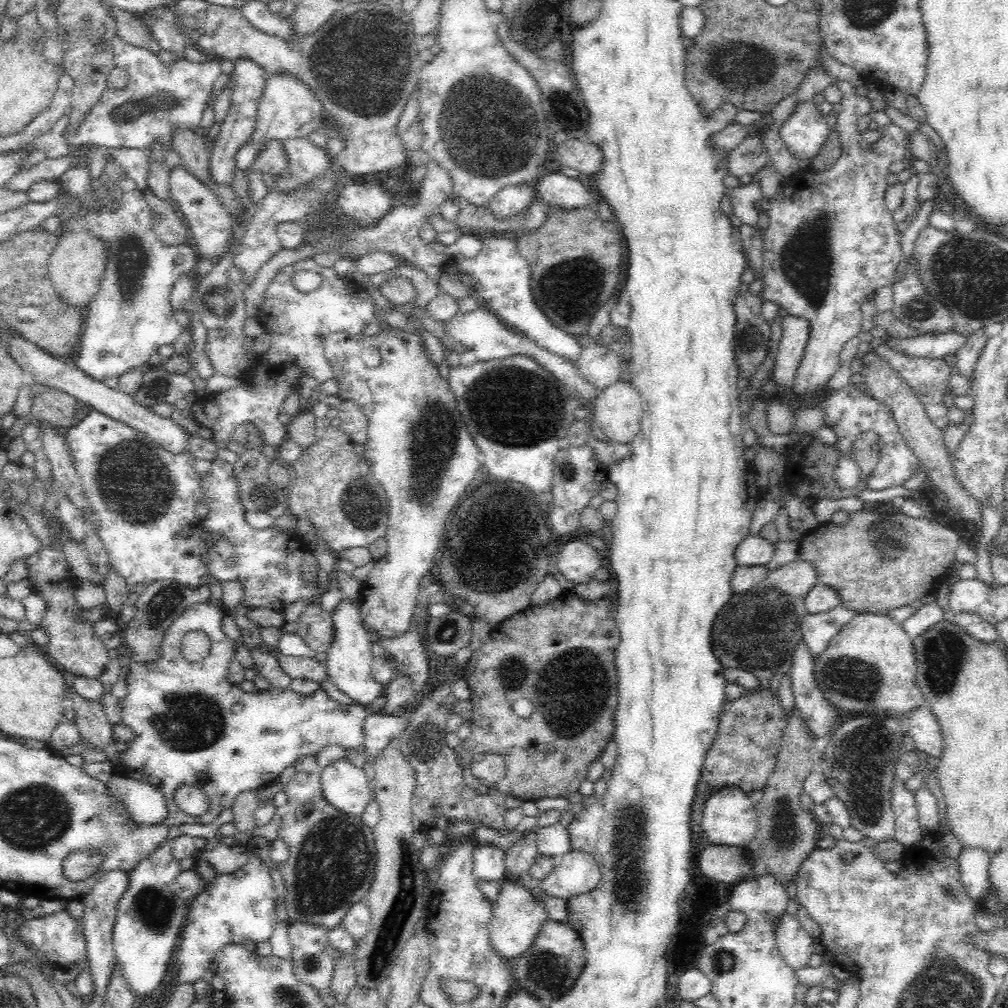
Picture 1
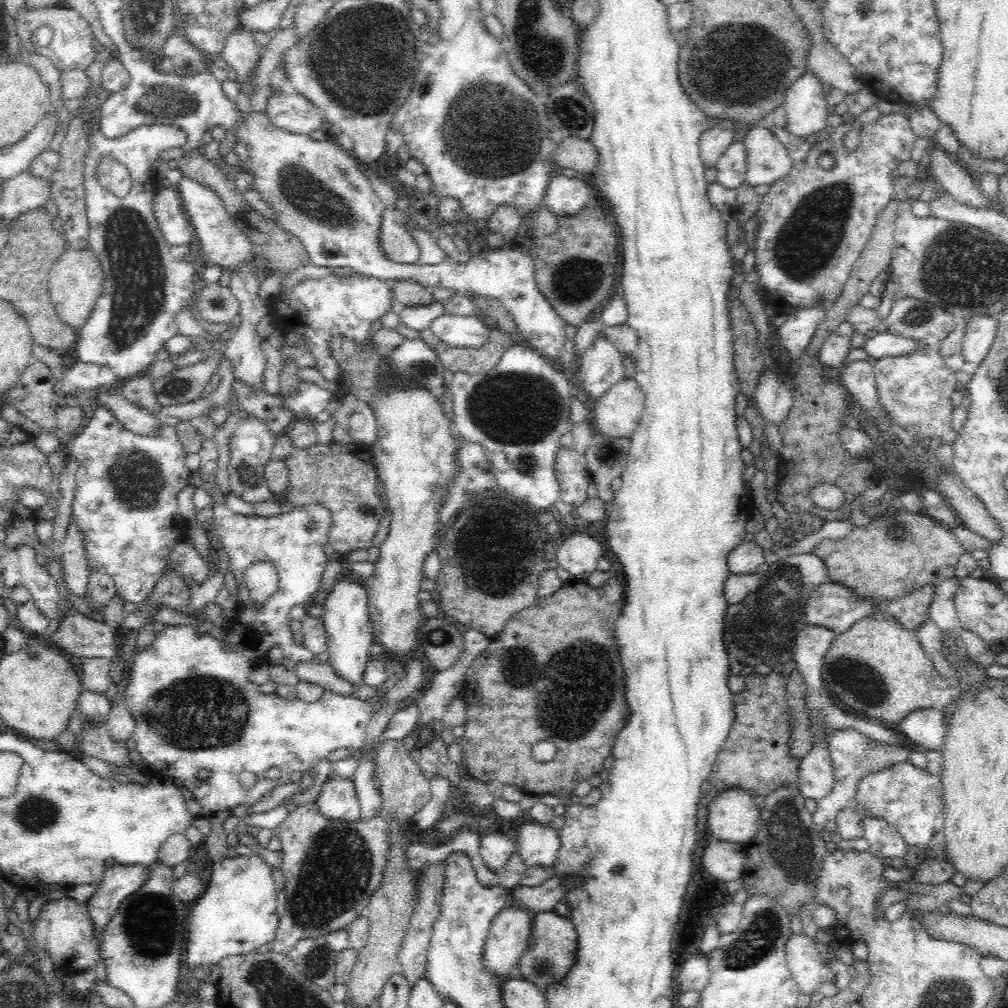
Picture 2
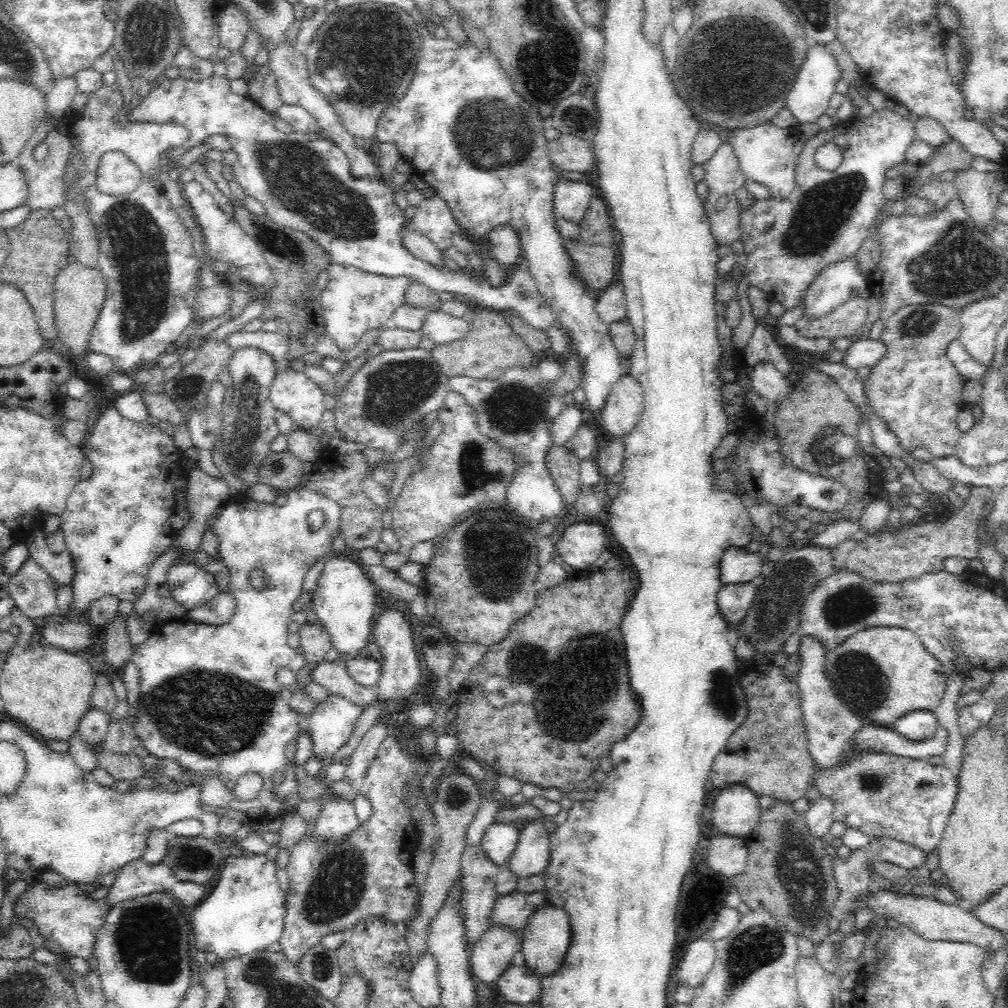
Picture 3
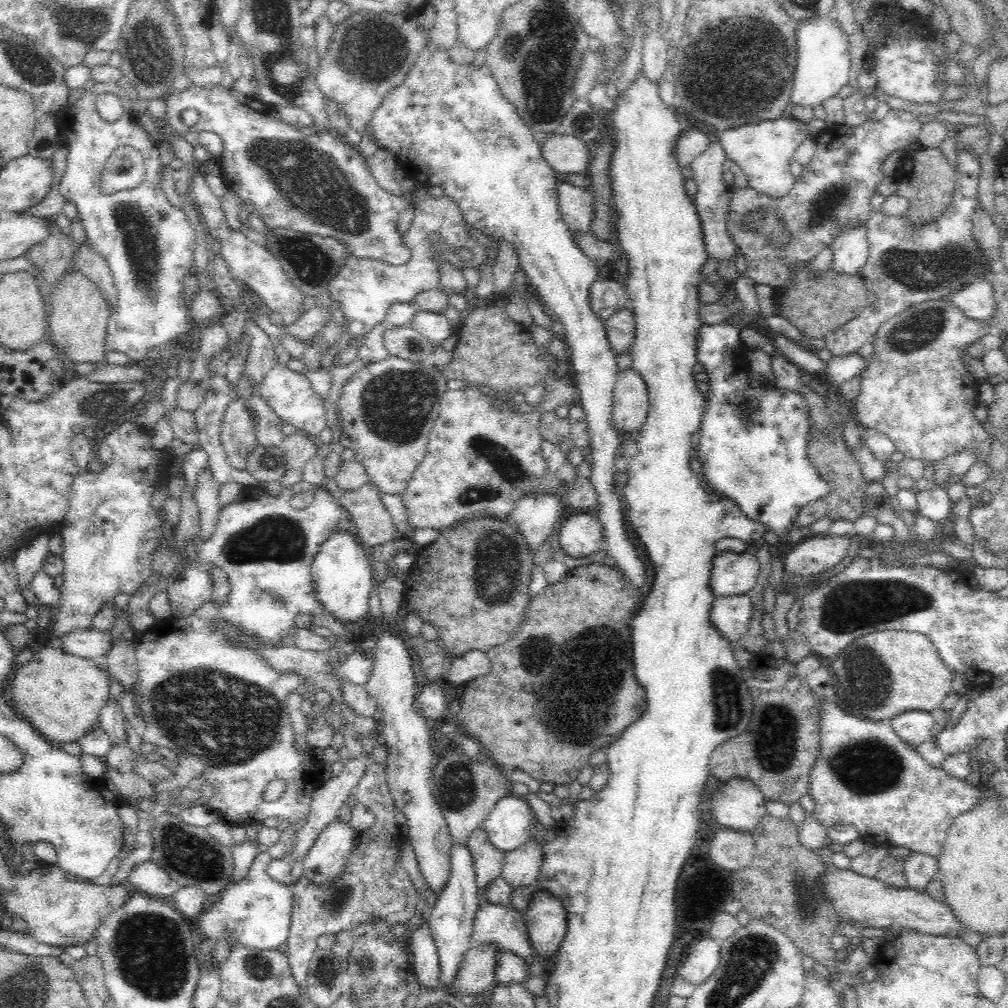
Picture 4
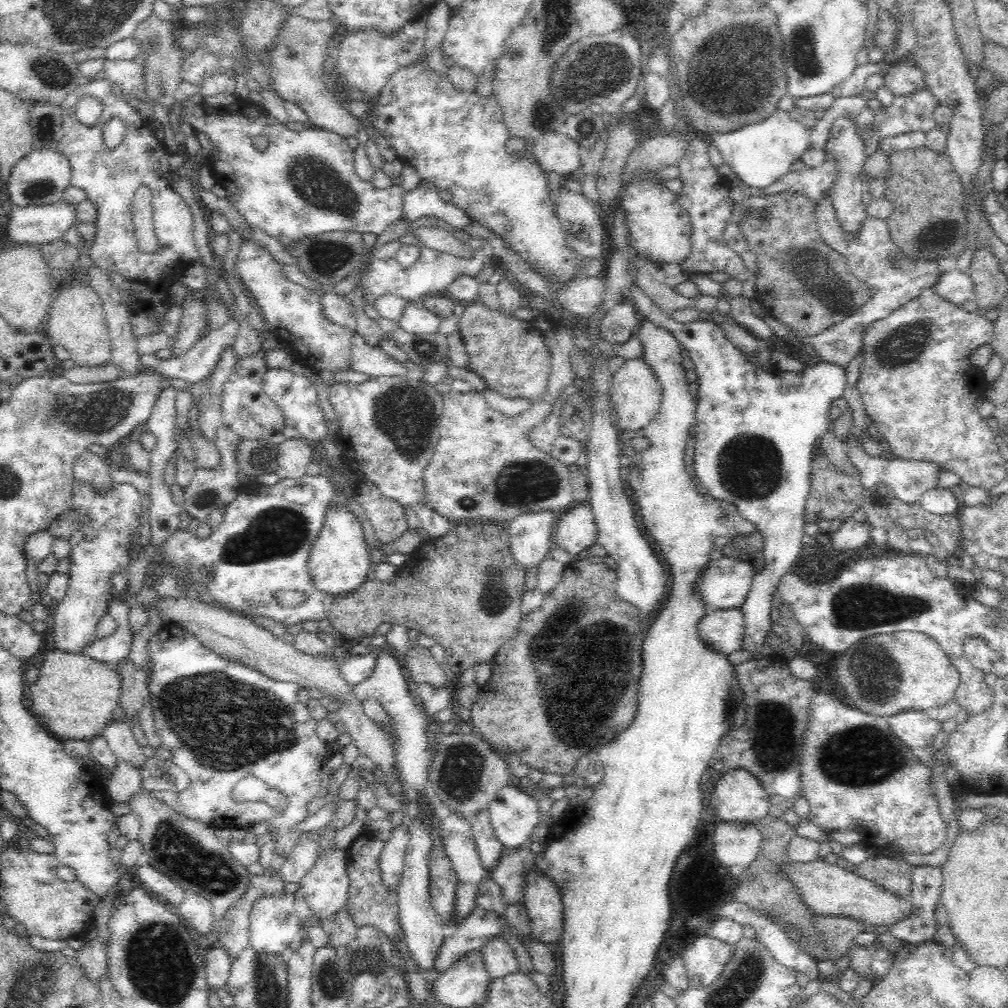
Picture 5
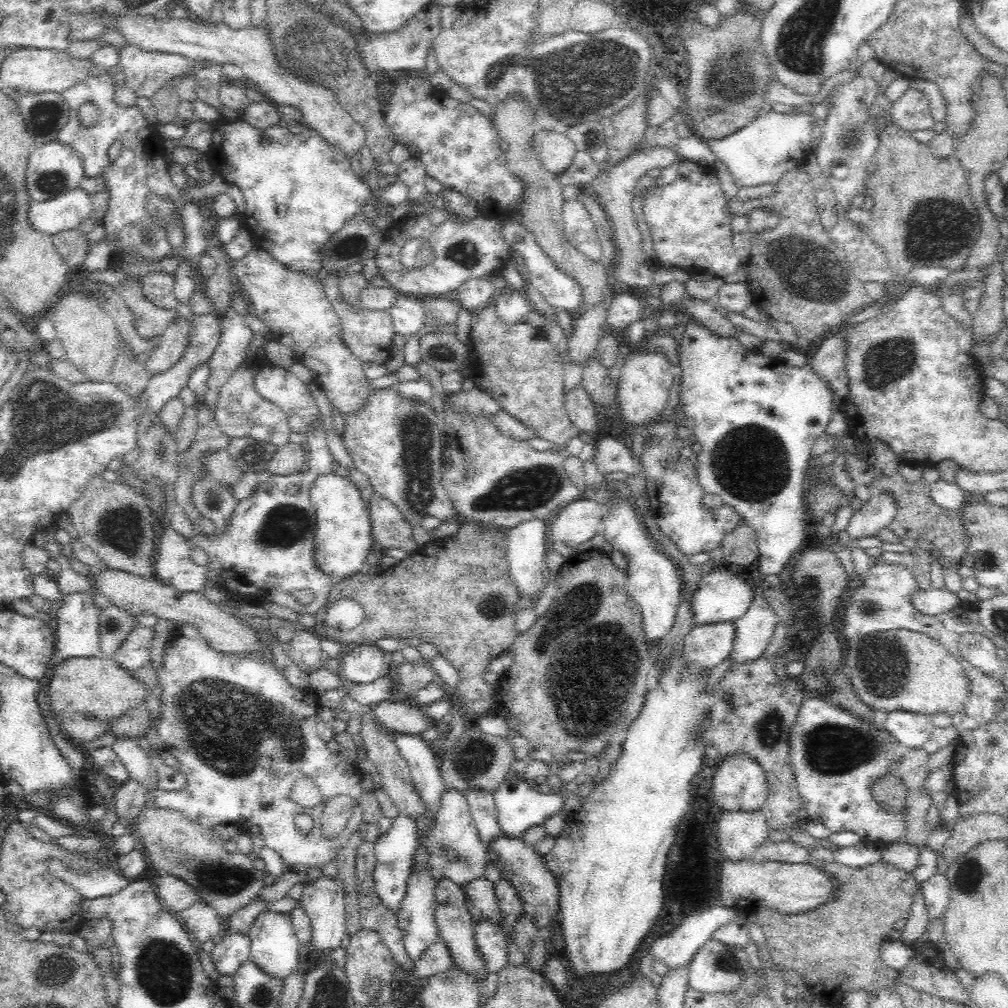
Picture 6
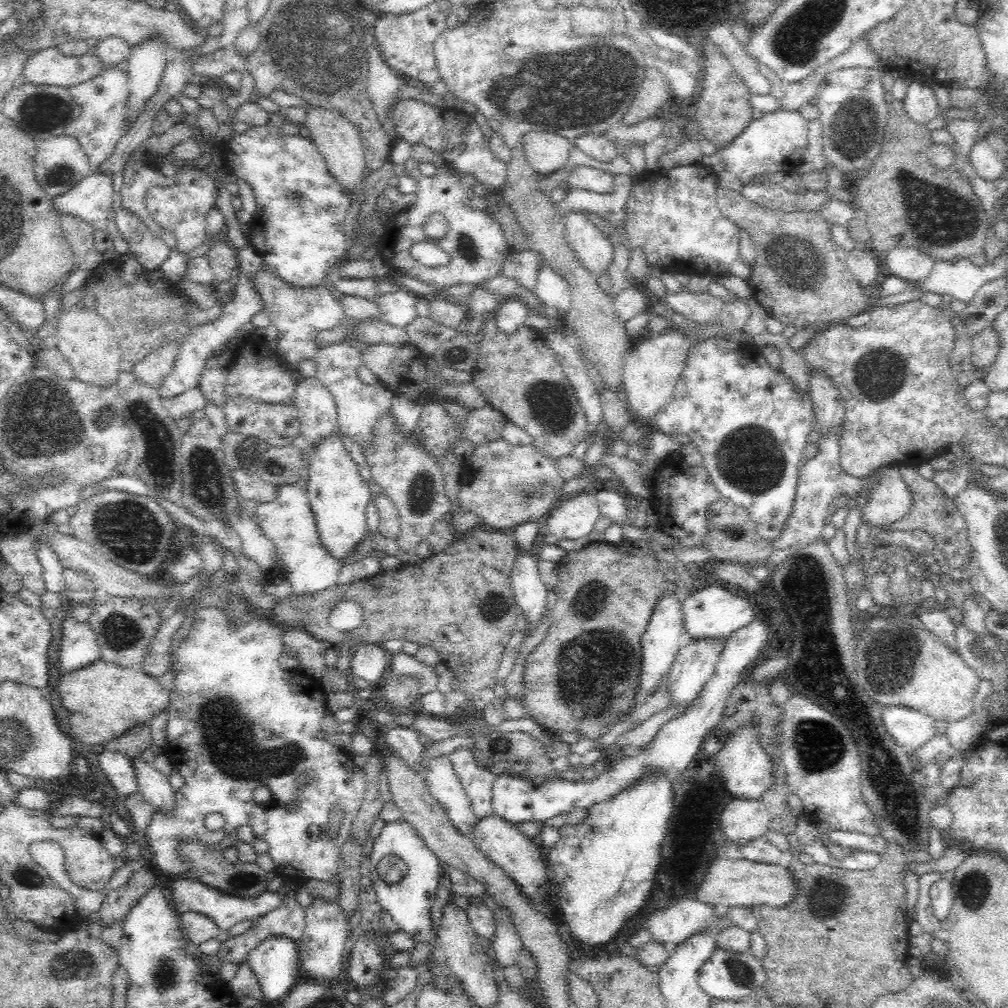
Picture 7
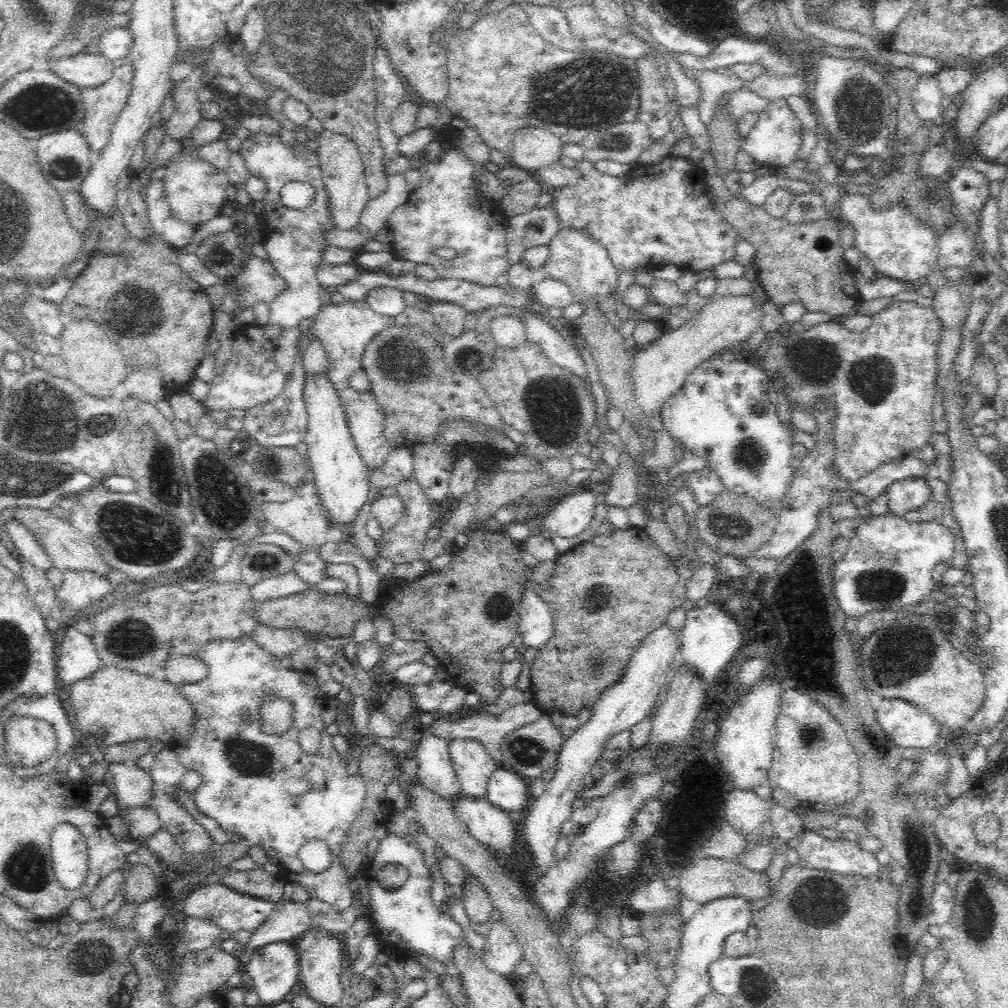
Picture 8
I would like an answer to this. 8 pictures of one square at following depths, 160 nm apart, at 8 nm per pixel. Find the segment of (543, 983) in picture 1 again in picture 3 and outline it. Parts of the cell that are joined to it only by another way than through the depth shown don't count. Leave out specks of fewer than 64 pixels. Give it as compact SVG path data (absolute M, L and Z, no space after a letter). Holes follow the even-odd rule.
M547 902L534 911L524 928L521 950L525 957L525 965L538 977L553 974L556 968L560 968L571 944L571 928L568 914L562 908L554 907Z

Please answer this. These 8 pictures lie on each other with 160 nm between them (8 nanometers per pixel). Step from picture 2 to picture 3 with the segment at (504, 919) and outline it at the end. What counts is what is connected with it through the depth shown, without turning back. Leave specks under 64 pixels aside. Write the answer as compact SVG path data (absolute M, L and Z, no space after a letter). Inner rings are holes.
M490 928L469 950L471 978L476 984L495 984L520 950L508 928Z

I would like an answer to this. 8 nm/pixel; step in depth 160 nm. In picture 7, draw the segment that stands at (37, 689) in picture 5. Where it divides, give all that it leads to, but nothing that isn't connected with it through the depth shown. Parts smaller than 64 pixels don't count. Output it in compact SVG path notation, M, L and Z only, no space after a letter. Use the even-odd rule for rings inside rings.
M102 659L86 668L63 675L58 692L62 698L62 706L70 712L69 734L77 745L105 745L132 728L150 726L156 714L167 712L171 703L170 691L160 685L157 677L150 676L134 666L121 667Z

